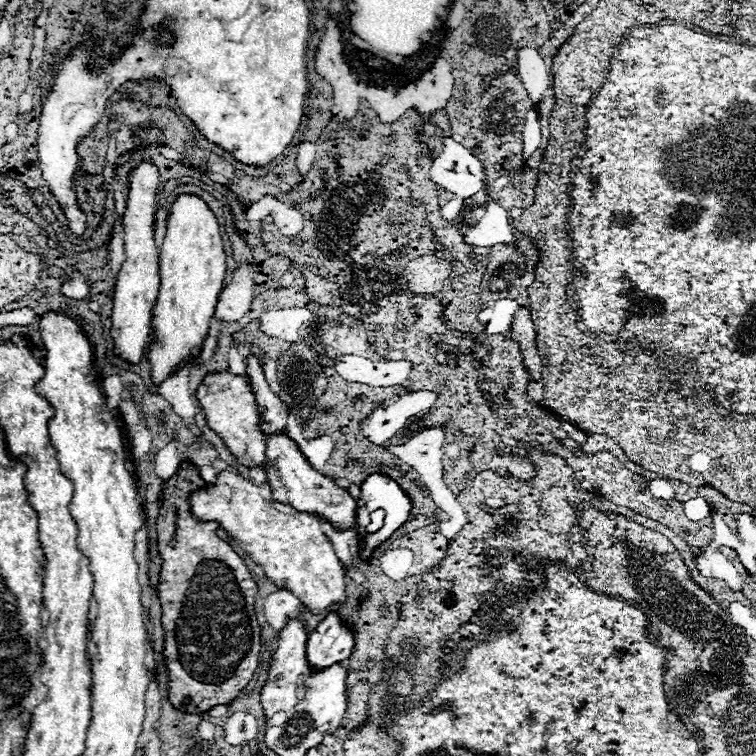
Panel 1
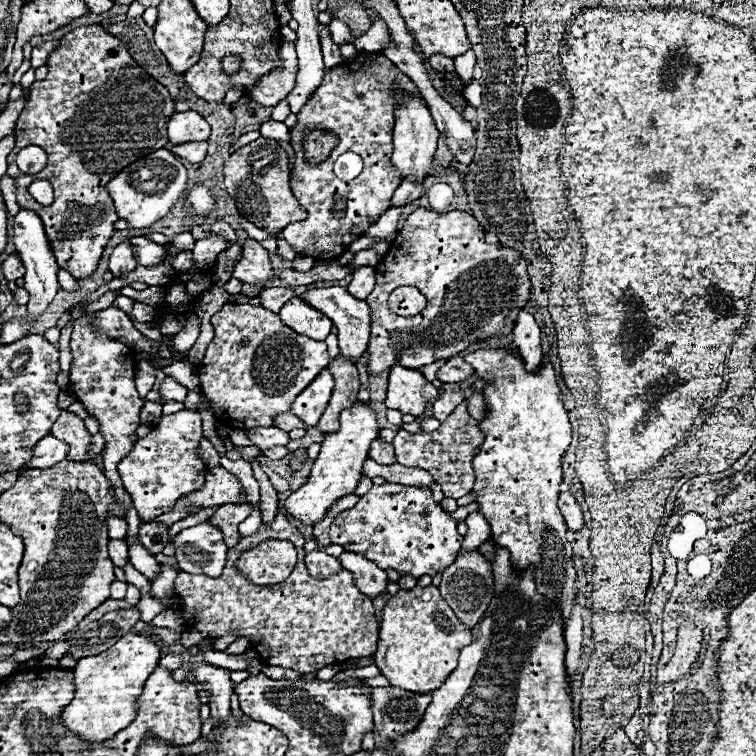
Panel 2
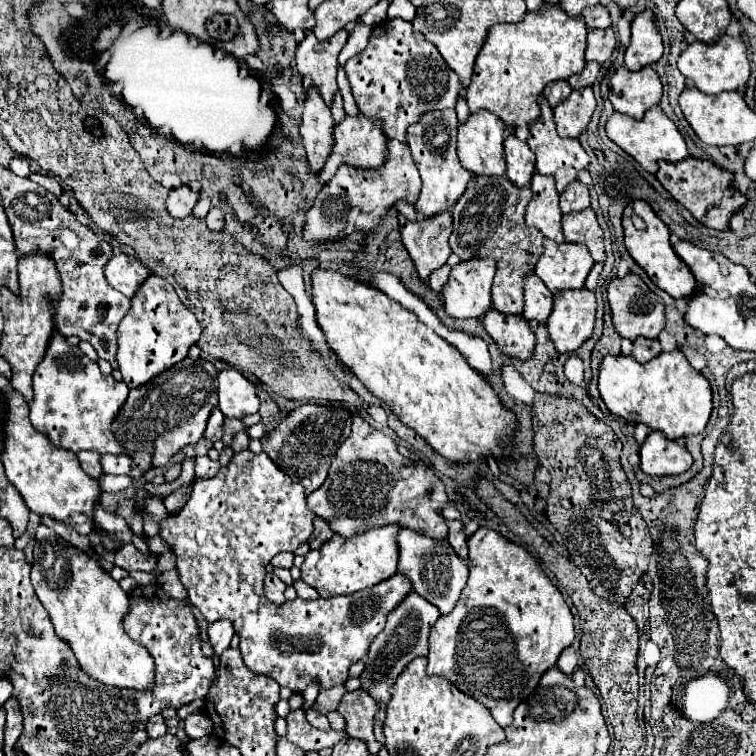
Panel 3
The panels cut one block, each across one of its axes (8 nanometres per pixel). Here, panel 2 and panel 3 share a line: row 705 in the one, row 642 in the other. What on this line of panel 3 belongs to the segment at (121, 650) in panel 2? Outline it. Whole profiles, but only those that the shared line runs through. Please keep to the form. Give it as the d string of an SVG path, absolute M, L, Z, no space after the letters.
M44 524L38 526L34 540L32 586L52 618L56 634L66 638L74 650L80 668L108 686L134 690L154 688L156 670L152 656L124 630L124 616L130 612L130 600L120 584L100 568L98 560L68 544Z

